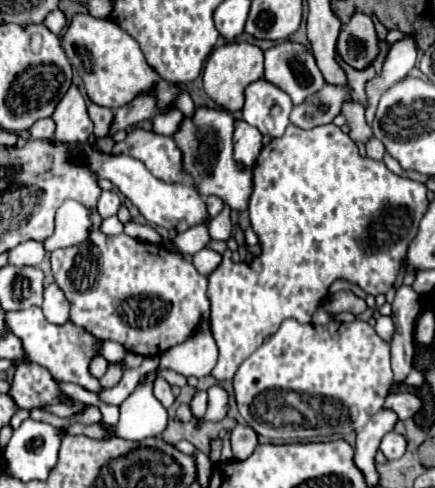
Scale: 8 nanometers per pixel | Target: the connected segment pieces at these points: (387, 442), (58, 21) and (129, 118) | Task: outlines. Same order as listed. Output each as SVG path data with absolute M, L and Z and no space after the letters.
M388 432L384 438L382 438L382 444L380 444L380 450L384 452L384 456L388 460L396 460L404 454L406 450L406 438L402 434L396 434L396 432Z
M54 10L54 12L50 12L50 14L46 16L44 24L46 24L54 34L60 36L62 30L66 28L66 14L64 14L62 10Z
M142 94L142 96L134 98L130 104L118 108L114 112L114 122L110 126L110 134L108 136L114 136L118 130L128 130L130 126L140 124L142 120L152 118L156 114L154 104L156 104L156 100L154 100L152 94Z

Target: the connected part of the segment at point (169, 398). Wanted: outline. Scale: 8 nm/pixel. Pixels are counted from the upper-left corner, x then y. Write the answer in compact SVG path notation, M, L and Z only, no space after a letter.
M156 378L154 380L154 396L160 400L160 404L164 408L168 408L174 402L174 394L170 390L170 384L164 378Z

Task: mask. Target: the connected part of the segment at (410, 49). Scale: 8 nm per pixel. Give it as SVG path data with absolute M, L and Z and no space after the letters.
M404 34L402 40L388 44L388 54L384 58L382 70L366 82L366 102L368 102L368 106L366 106L365 118L368 124L372 124L374 121L374 112L376 112L380 96L390 86L394 86L396 82L400 82L408 76L408 72L416 66L416 58L418 58L416 34Z

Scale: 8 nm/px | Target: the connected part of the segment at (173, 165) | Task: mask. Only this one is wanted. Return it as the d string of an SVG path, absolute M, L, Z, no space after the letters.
M134 128L124 142L116 144L114 152L126 152L142 160L146 168L164 182L184 182L186 174L182 174L182 154L170 136Z

